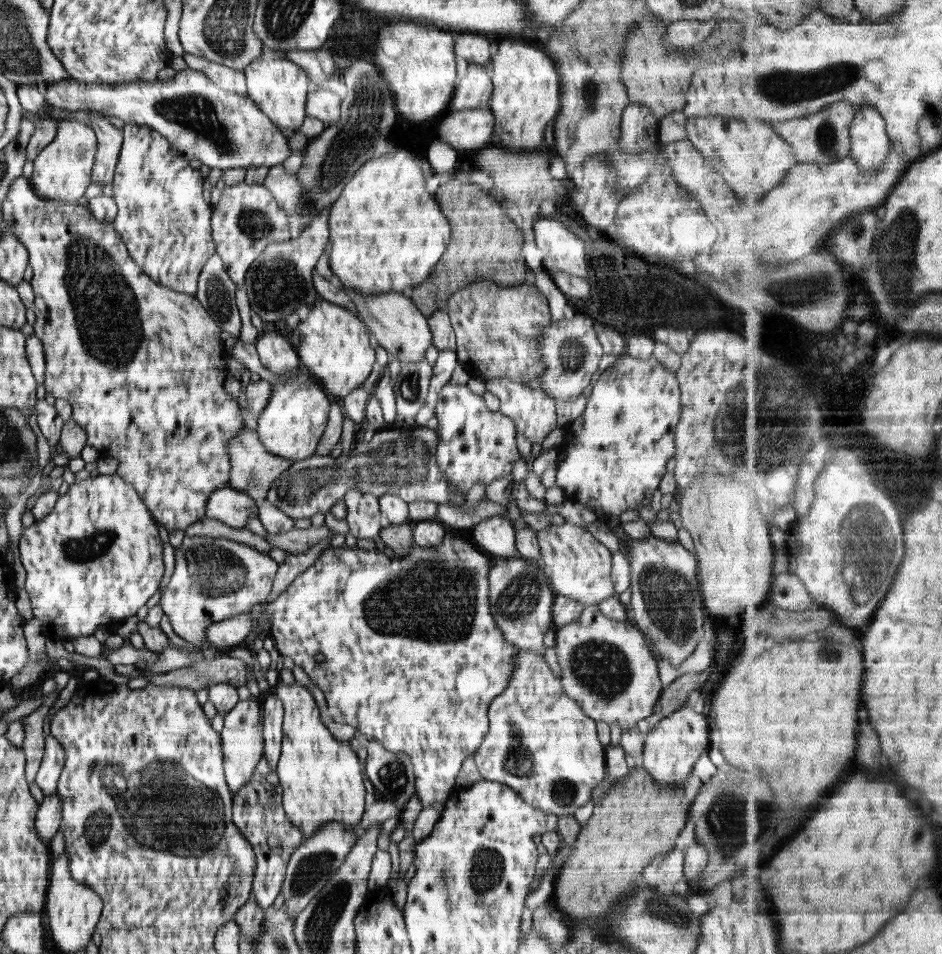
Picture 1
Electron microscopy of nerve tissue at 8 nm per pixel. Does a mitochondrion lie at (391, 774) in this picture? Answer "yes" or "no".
yes

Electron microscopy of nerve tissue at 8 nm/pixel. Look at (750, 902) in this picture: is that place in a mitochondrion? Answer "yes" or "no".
no

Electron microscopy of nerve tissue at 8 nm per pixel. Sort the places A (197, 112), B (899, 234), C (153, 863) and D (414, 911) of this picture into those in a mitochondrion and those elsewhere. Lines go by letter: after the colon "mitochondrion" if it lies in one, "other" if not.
A: mitochondrion
B: mitochondrion
C: other
D: other

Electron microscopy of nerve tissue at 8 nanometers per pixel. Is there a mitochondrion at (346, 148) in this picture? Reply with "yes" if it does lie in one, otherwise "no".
yes

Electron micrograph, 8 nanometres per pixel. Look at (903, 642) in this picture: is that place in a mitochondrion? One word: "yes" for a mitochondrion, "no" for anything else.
no

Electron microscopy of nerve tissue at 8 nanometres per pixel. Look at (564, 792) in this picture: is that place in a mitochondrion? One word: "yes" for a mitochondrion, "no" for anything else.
yes

